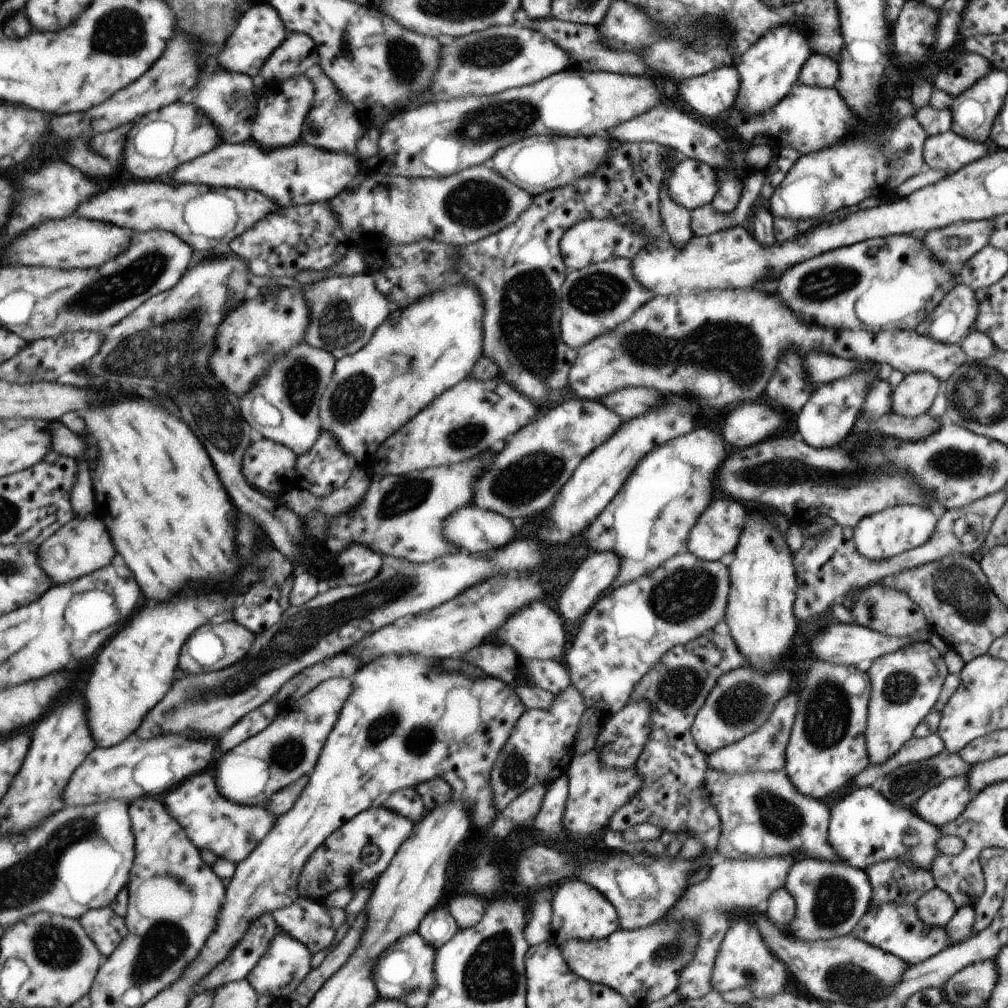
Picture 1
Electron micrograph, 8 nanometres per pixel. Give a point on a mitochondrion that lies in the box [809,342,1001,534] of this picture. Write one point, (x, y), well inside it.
(956, 463)

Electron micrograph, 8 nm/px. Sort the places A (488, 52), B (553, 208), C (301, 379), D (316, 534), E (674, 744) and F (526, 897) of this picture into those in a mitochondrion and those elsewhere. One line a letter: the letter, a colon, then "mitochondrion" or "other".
A: mitochondrion
B: other
C: mitochondrion
D: other
E: other
F: other

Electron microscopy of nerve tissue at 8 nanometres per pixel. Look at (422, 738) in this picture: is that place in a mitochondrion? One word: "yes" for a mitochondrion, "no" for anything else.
yes

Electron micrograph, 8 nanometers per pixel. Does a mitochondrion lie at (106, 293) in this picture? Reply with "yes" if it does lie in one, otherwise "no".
yes

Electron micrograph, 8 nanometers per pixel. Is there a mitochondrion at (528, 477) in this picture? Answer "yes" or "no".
yes

